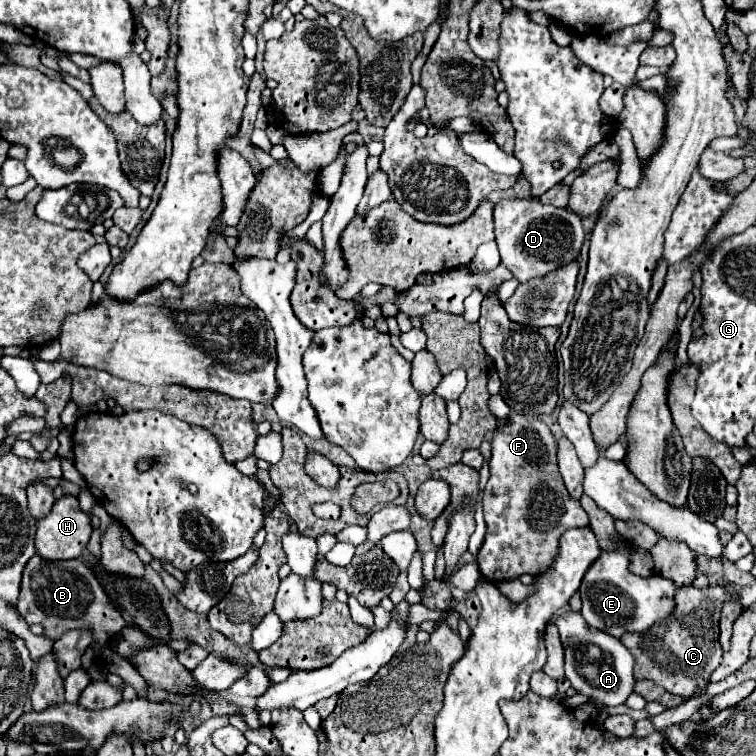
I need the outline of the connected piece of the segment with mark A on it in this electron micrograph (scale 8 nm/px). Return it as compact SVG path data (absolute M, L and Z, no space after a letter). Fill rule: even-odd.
M563 612L555 624L559 628L559 636L565 648L565 676L569 678L571 686L577 692L585 694L587 698L599 700L601 704L607 704L607 706L623 704L627 696L633 694L633 688L637 682L633 676L635 660L631 652L623 644L619 644L619 640L613 638L611 634L601 634L599 630L593 630L591 626L587 626L587 622L579 612ZM587 646L599 648L601 656L597 658L589 654Z

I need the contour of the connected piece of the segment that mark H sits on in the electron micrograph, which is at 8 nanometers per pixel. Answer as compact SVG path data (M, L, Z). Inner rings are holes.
M61 496L55 500L51 512L37 522L37 536L35 536L35 548L37 554L47 560L71 560L81 558L85 554L89 536L93 532L91 518L79 508L79 502L75 496Z

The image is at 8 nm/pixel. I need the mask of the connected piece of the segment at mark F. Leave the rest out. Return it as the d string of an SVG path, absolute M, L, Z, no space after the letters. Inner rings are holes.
M513 412L505 424L499 424L493 432L493 454L489 460L491 476L485 484L483 492L483 514L487 524L485 542L477 554L479 572L489 580L509 580L519 578L521 574L541 574L541 570L549 568L553 562L553 554L557 554L559 536L571 528L589 528L589 516L581 508L579 500L571 498L565 490L559 466L557 466L557 448L555 438L549 426L541 420L541 416L525 416Z

